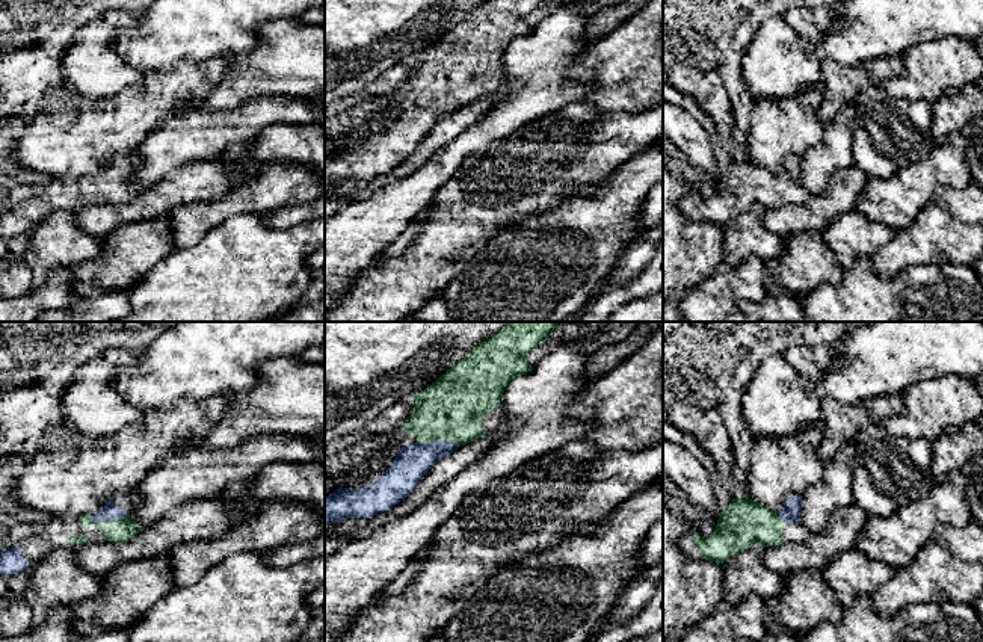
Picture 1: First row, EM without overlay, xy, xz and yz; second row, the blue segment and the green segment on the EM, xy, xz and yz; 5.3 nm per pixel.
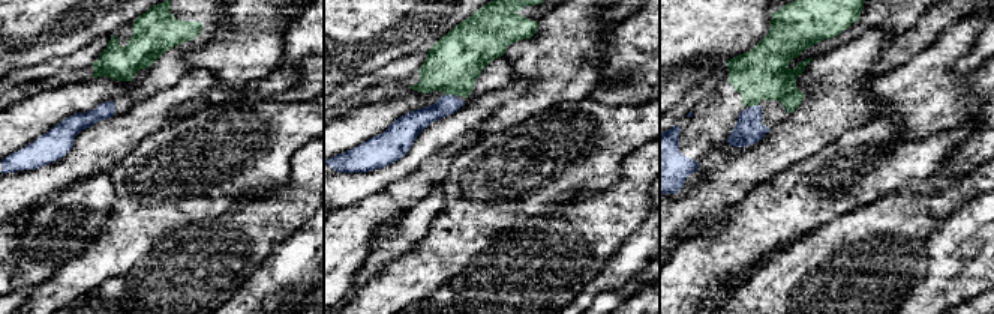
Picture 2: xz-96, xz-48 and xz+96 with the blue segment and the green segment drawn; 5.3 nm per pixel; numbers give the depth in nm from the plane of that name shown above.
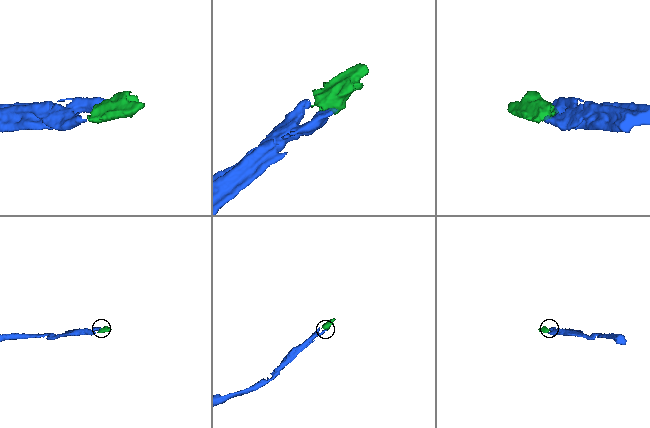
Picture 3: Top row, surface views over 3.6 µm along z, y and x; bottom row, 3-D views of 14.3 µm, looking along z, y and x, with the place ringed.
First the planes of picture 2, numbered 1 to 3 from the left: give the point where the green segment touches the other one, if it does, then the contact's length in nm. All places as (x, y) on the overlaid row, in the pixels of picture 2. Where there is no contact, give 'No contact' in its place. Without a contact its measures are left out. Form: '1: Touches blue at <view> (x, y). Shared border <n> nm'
1: No contact
2: Touches blue at xz-48 (452, 95). Shared border 50 nm
3: Touches blue at xz+96 (754, 105). Shared border 50 nm

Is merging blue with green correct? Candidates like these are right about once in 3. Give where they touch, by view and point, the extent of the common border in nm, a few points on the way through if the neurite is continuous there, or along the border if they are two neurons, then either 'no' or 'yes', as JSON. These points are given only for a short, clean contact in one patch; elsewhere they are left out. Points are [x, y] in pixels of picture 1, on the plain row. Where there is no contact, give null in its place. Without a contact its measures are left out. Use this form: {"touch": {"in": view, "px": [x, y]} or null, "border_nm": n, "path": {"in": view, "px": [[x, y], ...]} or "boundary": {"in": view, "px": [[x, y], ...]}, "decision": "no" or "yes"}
{"touch": {"in": "xz", "px": [437, 101]}, "border_nm": 240, "path": {"in": "xz", "px": [[411, 126], [437, 101], [441, 85], [453, 68]]}, "decision": "yes"}

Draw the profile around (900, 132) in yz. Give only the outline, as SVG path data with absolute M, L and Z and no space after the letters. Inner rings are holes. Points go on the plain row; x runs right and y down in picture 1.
M870 85L855 101L853 160L868 177L888 178L933 151L932 104L891 97Z

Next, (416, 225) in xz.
M427 208L421 210L417 218L414 218L403 233L391 243L388 243L374 258L373 263L382 263L384 260L394 257L406 249L409 242L423 230Z

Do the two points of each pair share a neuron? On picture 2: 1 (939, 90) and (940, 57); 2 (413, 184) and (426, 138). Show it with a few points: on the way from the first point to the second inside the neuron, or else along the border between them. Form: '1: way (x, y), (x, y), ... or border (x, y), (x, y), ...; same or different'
1: way (939, 83), (939, 65); same
2: border (443, 149), (431, 155), (417, 170), (384, 188); different

